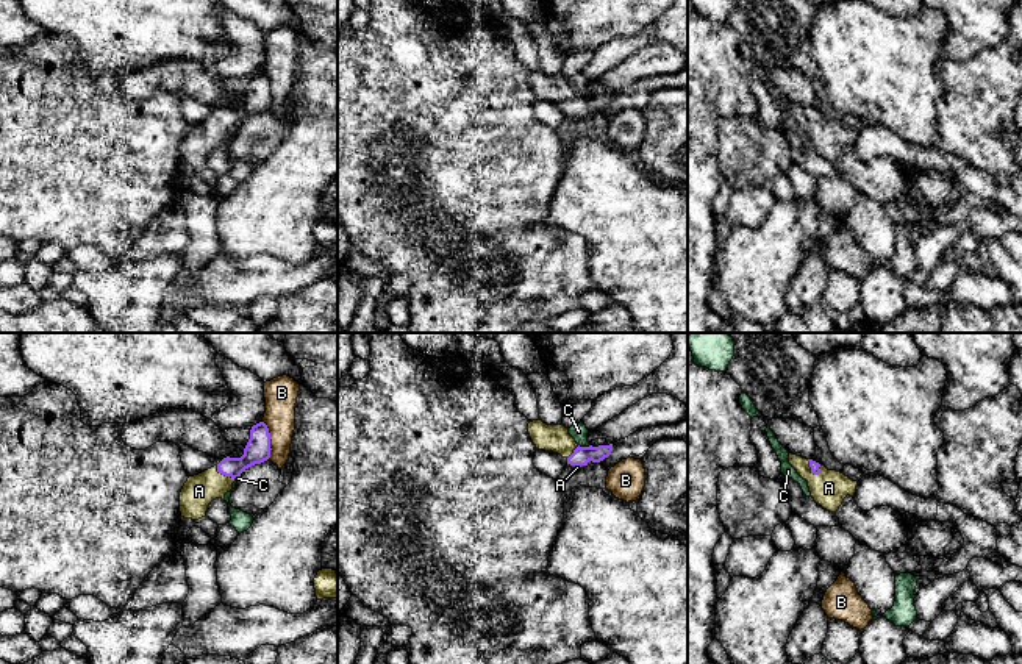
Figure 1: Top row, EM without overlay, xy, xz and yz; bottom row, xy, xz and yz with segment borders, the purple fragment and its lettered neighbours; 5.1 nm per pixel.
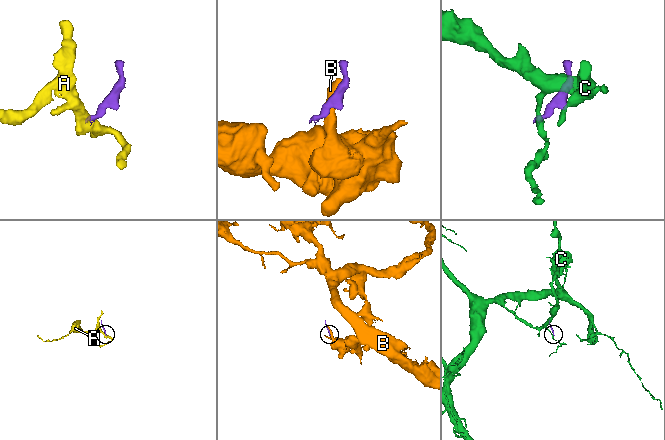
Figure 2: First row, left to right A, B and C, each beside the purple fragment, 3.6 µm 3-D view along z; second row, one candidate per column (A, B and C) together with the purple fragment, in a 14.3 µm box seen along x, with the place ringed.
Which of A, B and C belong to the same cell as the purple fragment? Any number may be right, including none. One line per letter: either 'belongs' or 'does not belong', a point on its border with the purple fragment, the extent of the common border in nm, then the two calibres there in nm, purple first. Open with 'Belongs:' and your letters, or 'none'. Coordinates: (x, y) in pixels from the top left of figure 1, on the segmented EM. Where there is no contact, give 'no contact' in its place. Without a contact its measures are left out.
Belongs: A
A: belongs; contact xy (225, 475); length 130 nm; calibres 130 and 170 nm
B: does not belong; contact xy (269, 439); length 200 nm; calibres 130 and 170 nm
C: does not belong; contact xz (585, 447); length 60 nm; calibres 100 and 90 nm

